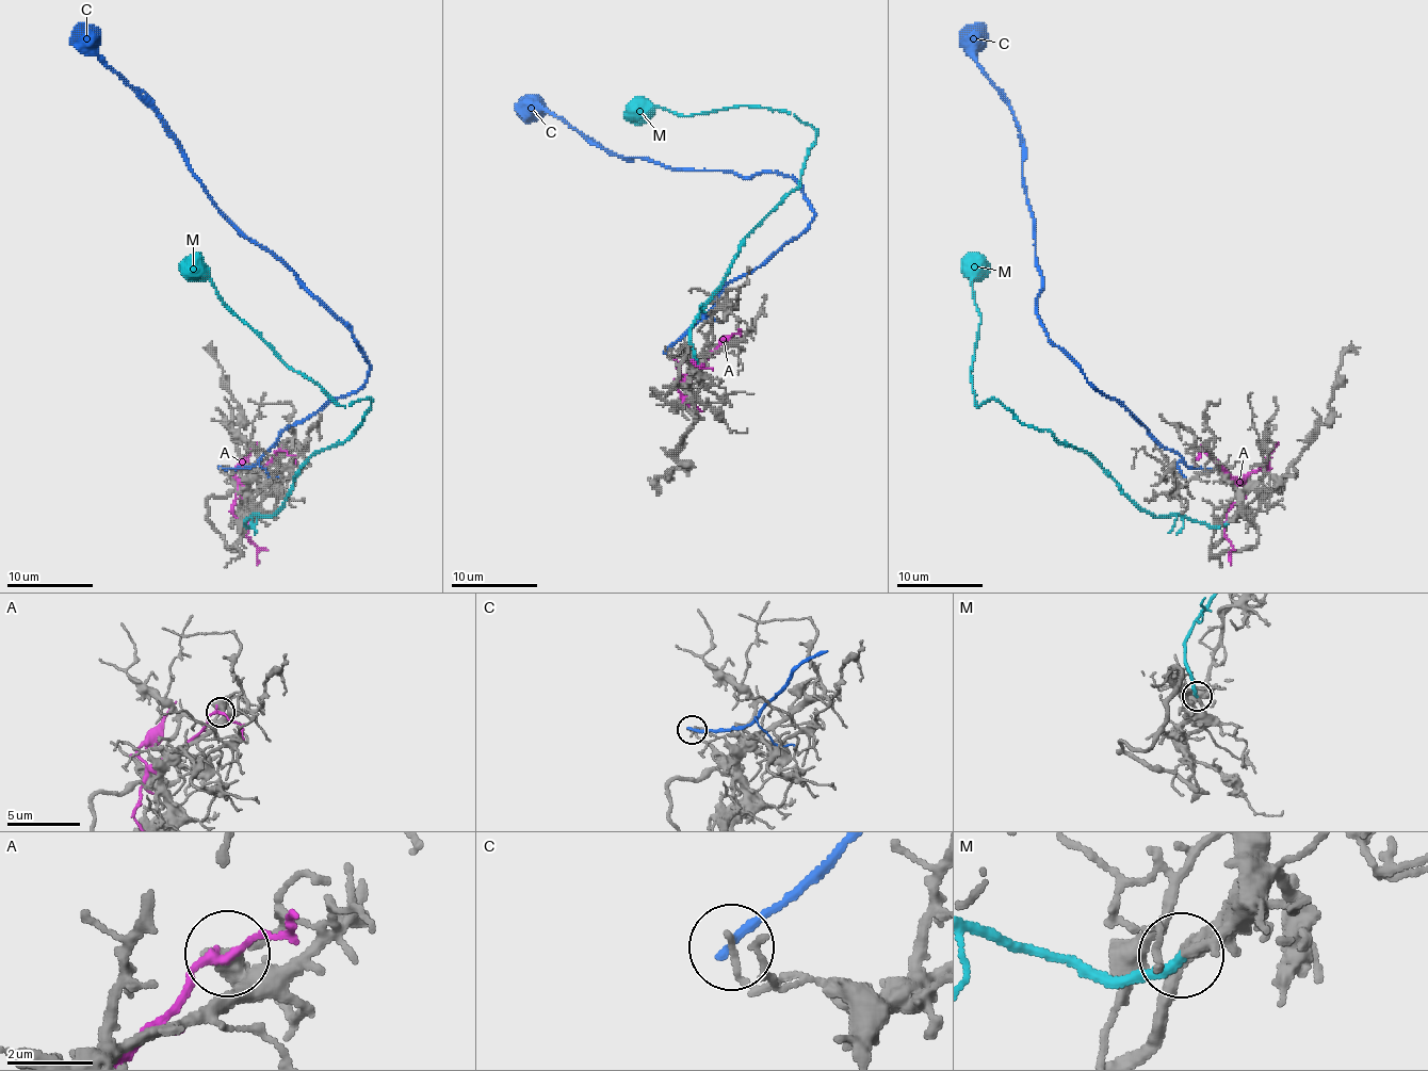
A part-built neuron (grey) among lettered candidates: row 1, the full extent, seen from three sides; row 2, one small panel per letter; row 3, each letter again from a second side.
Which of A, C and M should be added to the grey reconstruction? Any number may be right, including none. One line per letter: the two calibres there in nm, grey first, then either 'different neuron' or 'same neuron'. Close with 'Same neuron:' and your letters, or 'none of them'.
A: 440/180 nm | different neuron
C: 150/220 nm | different neuron
M: 220/240 nm | same neuron
Same neuron: M

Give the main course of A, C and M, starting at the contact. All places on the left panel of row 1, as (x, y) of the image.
A: (282, 449), (238, 491), (233, 516), (246, 529), (246, 537), (257, 548), (257, 565)
C: (220, 468), (250, 468), (285, 429), (354, 392), (369, 362), (293, 272), (223, 212), (168, 126), (78, 22)
M: (253, 522), (246, 522), (280, 508), (295, 472), (341, 444), (371, 401), (339, 406), (181, 261)

